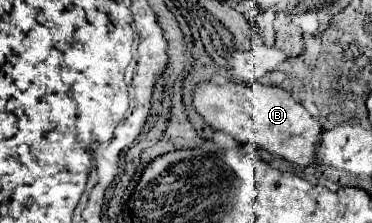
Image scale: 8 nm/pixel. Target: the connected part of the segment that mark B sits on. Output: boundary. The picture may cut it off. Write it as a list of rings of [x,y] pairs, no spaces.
[[[200,83],[194,91],[194,107],[208,125],[232,135],[240,143],[252,143],[300,167],[320,163],[316,145],[320,145],[322,125],[280,87],[256,83]]]

